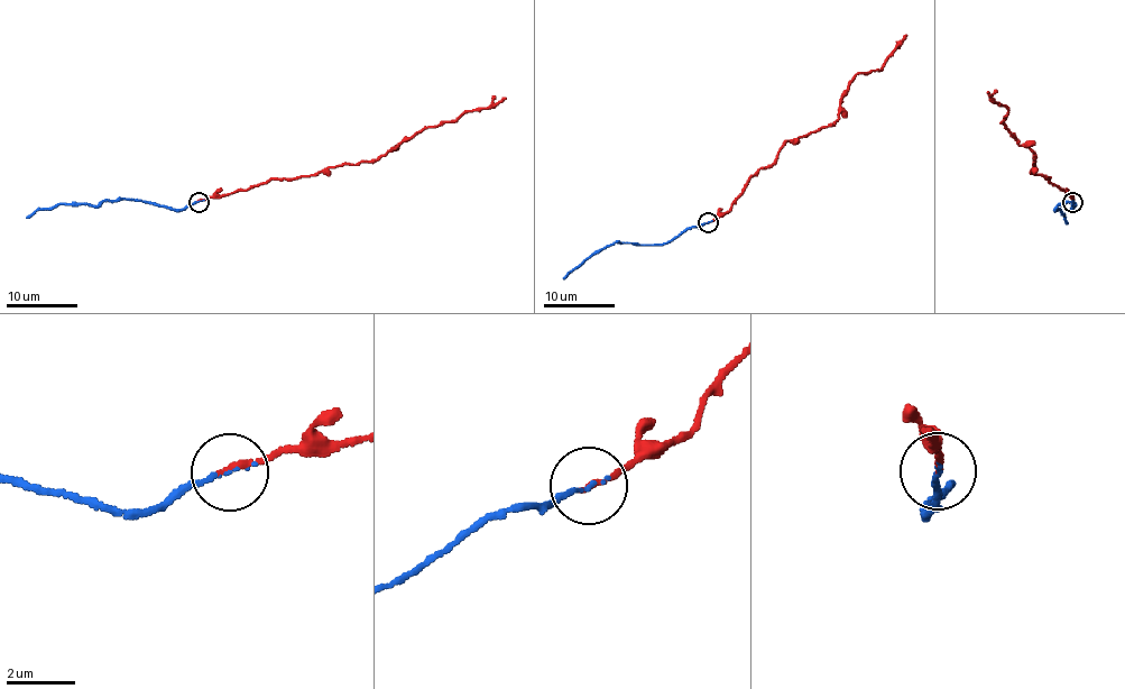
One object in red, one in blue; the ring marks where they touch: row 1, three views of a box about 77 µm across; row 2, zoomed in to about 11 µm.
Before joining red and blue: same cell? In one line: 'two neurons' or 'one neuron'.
one neuron

